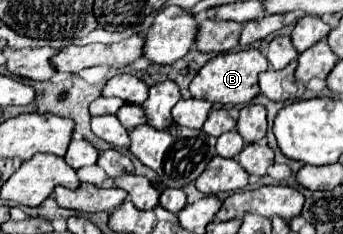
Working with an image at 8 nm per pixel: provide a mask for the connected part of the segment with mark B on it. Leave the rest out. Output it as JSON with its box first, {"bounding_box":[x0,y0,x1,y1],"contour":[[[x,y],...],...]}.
{"bounding_box":[190,49,270,105],"contour":[[[242,49],[238,53],[220,53],[212,57],[200,73],[192,79],[190,83],[190,93],[194,99],[206,99],[210,103],[220,103],[220,105],[246,105],[250,103],[258,93],[258,75],[262,71],[268,71],[270,65],[266,57],[258,49]]]}

